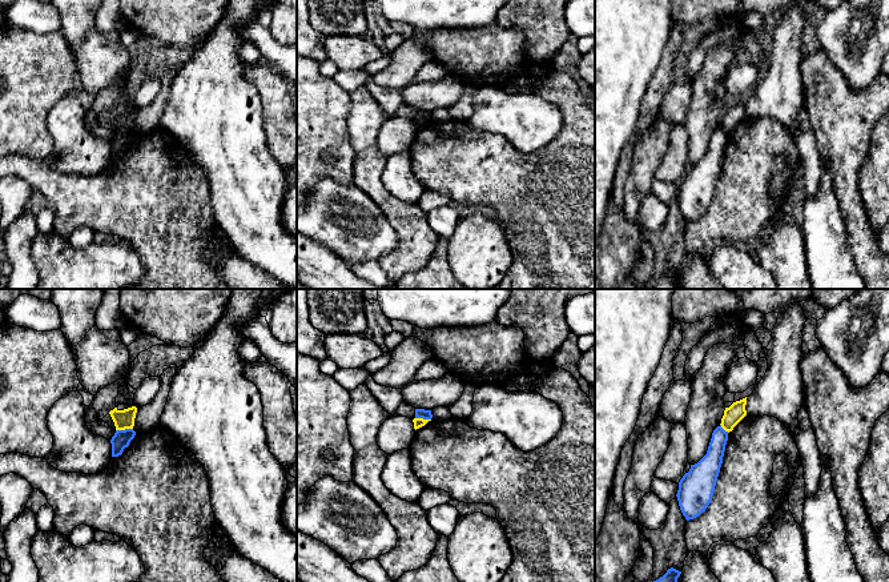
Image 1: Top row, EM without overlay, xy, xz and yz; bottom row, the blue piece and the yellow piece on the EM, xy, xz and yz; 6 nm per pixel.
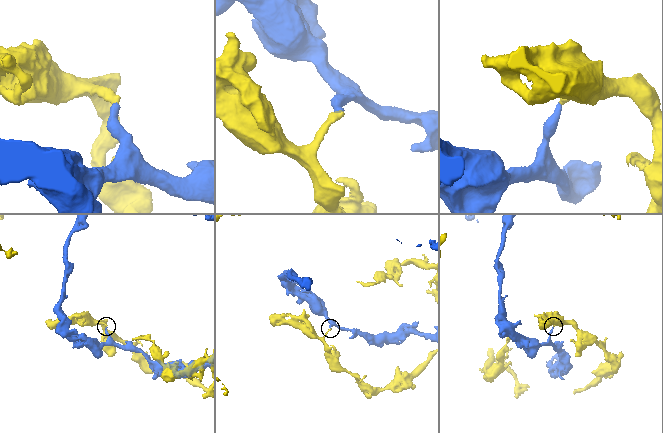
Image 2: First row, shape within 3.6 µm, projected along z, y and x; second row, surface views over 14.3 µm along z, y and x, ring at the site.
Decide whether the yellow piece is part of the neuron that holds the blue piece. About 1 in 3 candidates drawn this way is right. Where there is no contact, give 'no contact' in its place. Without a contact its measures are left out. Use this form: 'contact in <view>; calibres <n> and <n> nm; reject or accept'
contact in xy; calibres 110 and 120 nm; reject

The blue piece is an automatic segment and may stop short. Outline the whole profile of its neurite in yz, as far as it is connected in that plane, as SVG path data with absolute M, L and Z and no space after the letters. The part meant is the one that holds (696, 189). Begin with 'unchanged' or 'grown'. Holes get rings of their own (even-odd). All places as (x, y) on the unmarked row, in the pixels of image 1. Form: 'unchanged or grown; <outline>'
unchanged; M717 128L707 152L707 156L679 184L677 202L687 222L699 218L712 202L716 182L723 165L728 133Z

